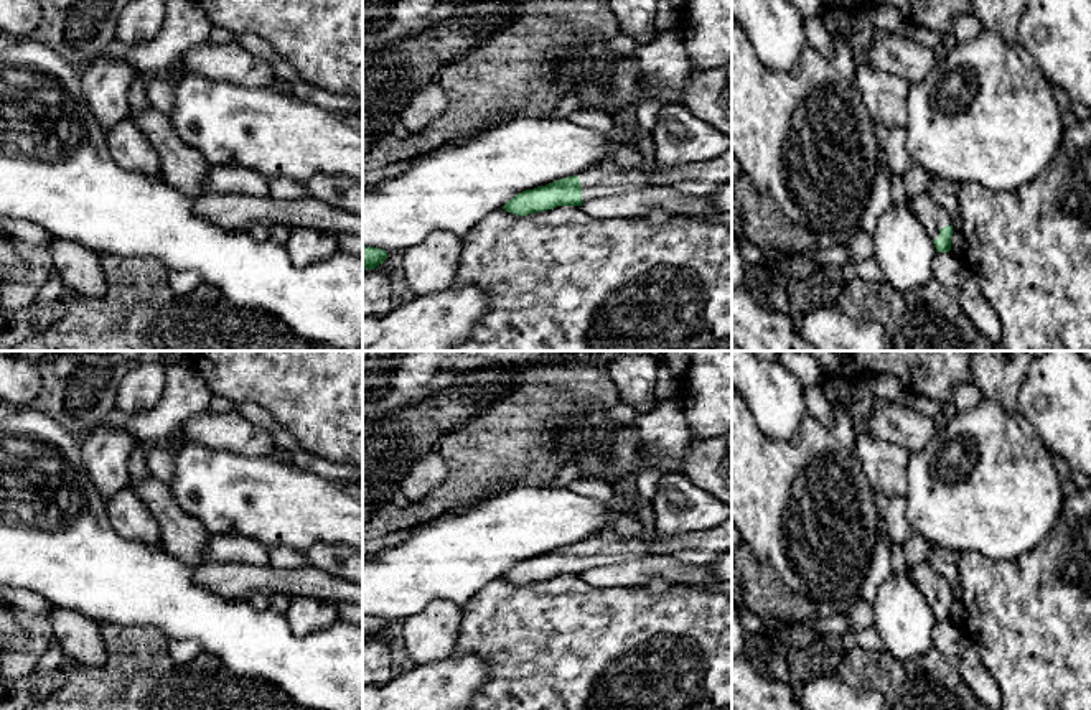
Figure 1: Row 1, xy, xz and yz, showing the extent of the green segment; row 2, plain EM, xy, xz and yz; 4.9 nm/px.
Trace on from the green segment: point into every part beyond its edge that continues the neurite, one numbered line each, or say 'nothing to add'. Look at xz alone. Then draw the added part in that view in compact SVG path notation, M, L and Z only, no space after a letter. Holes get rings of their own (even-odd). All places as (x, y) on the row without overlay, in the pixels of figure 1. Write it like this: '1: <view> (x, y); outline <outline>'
1: xz (702, 549); outline M732 517L710 530L686 535L663 535L653 529L626 540L610 529L577 545L583 572L651 555L671 555L687 565L709 567L719 562L723 554L732 552Z

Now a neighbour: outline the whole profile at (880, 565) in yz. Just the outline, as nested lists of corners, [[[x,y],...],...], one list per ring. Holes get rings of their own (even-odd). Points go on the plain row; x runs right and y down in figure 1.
[[[882,522],[880,534],[877,539],[877,547],[873,550],[873,557],[870,562],[870,568],[860,585],[859,598],[873,603],[877,588],[882,585],[882,582],[890,575],[892,572],[892,539],[885,530],[885,525]]]

